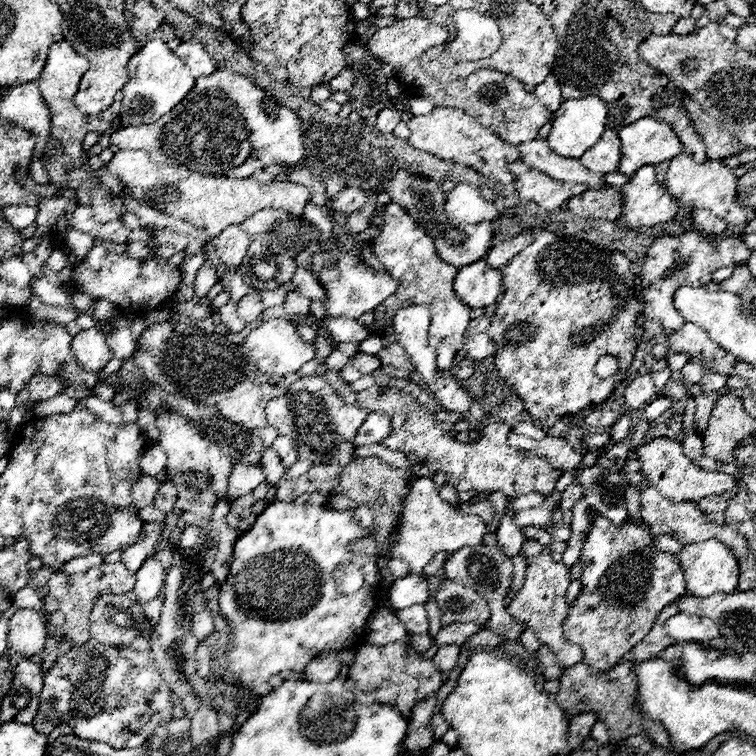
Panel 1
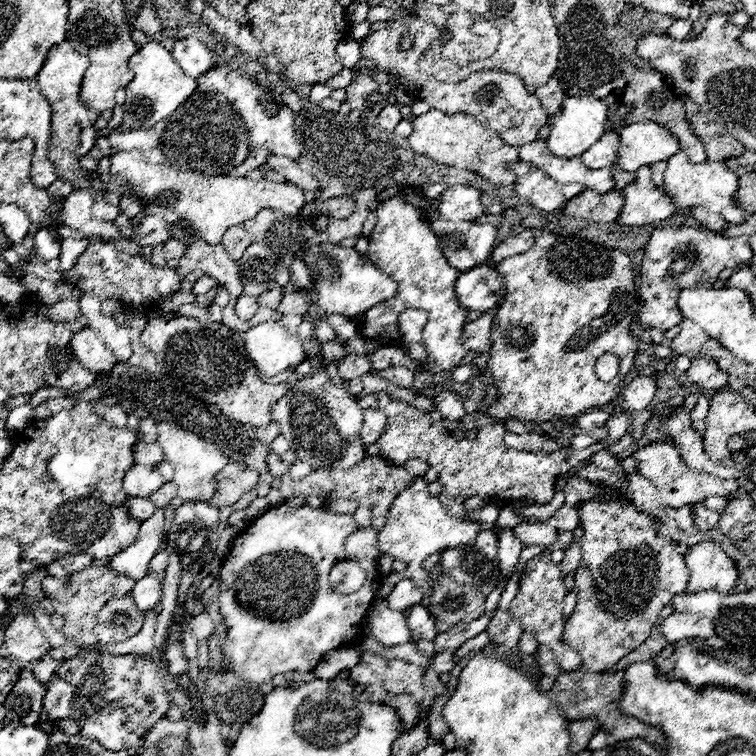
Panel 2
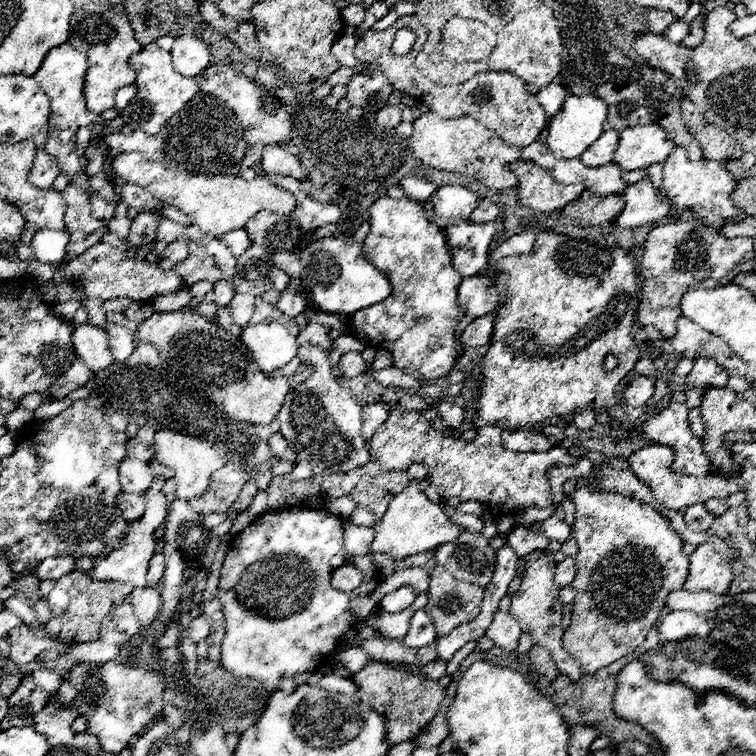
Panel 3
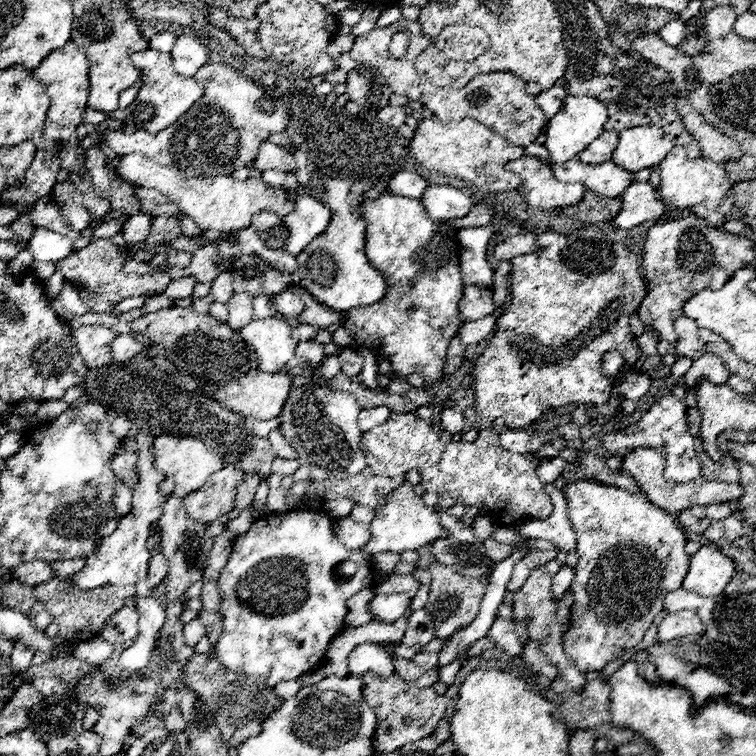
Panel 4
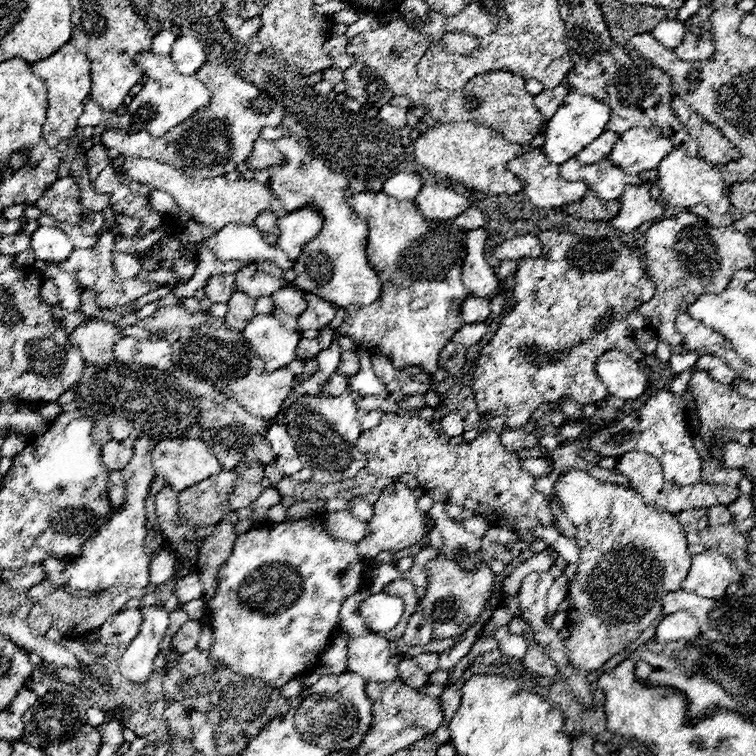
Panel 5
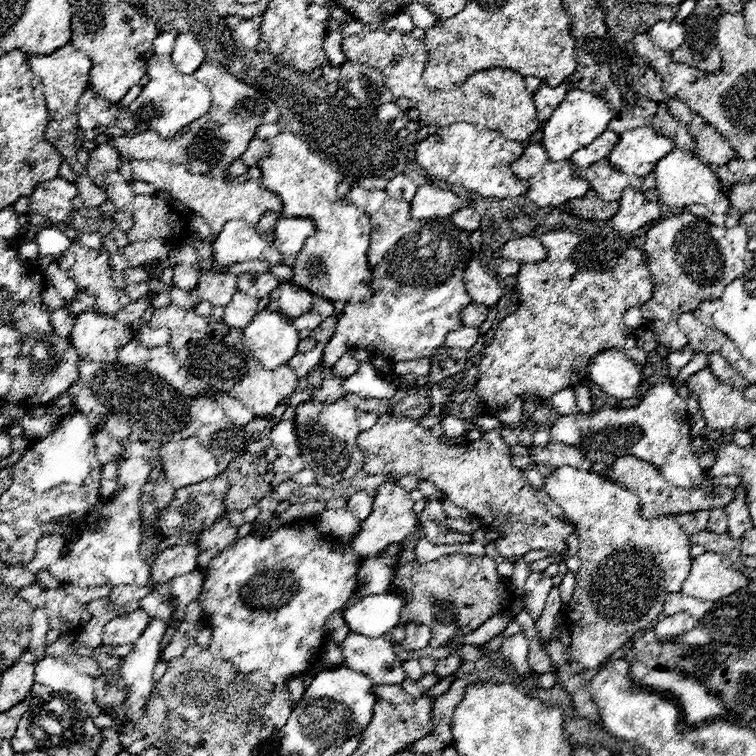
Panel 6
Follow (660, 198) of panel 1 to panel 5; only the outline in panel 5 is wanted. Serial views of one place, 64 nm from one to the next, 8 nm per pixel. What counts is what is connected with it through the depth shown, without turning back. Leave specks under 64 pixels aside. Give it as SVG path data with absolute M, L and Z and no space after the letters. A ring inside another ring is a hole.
M628 186L620 196L620 204L620 212L610 224L622 232L632 232L648 220L658 220L664 212L664 208L652 200L648 186Z

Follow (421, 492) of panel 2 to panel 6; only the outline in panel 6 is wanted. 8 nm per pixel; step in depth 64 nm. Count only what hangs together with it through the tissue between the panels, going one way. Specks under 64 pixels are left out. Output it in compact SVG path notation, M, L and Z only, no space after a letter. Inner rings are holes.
M380 484L374 504L372 504L372 512L366 520L362 520L360 530L352 536L350 546L354 548L354 552L358 556L376 556L380 550L384 550L390 542L400 542L404 544L404 540L416 530L418 518L412 512L414 502L408 500L408 494L396 486L396 484Z

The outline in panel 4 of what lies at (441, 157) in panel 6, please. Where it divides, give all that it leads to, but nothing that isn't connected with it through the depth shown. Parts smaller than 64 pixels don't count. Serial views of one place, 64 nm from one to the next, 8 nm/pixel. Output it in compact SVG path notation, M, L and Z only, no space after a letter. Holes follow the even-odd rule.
M438 118L422 120L410 146L420 166L440 172L444 176L454 176L458 180L470 182L482 190L502 194L518 190L522 184L518 176L506 170L506 164L510 160L522 158L524 148L508 144L500 134L496 134L494 130L472 118L466 118L462 122L440 122Z

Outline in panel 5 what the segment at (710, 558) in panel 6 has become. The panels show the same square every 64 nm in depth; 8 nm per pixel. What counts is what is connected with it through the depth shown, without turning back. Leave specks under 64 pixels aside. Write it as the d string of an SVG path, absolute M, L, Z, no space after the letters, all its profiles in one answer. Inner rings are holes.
M706 550L692 558L692 566L688 578L682 582L682 590L714 600L724 596L726 588L742 578L744 576L726 556L716 550Z

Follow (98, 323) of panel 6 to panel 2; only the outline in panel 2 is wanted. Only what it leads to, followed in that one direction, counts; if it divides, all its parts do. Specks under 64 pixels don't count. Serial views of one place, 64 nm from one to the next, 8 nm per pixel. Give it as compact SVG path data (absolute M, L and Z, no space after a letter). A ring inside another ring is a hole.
M90 326L76 332L72 336L70 346L72 346L78 362L84 368L88 368L88 370L92 370L96 374L104 372L104 370L108 370L108 368L112 368L116 364L114 354L108 350L108 346L100 338L100 334Z

